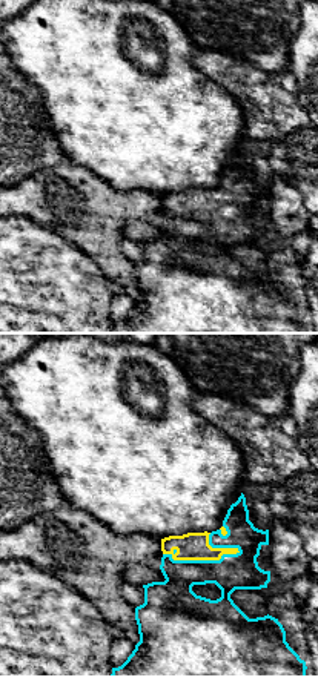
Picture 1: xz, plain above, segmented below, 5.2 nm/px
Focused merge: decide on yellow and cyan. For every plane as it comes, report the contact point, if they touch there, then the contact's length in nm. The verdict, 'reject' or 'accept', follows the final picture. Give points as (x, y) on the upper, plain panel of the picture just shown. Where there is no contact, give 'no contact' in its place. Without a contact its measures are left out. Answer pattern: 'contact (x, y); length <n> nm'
contact (202, 215); length 400 nm

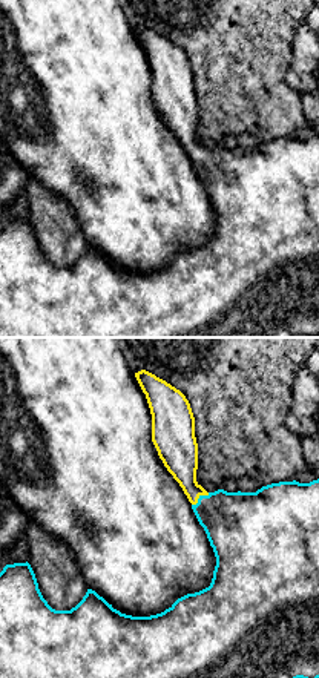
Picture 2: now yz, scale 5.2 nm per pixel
contact (198, 154); length 120 nm

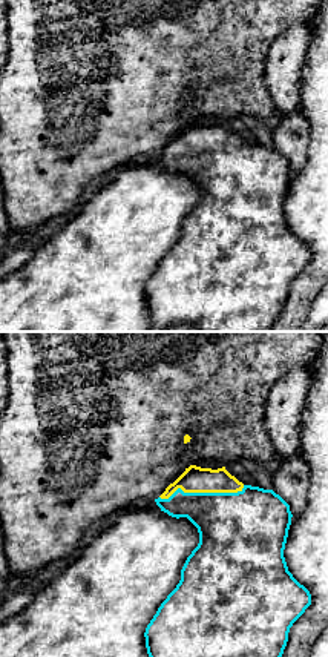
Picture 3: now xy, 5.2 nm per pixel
contact (201, 148); length 460 nm

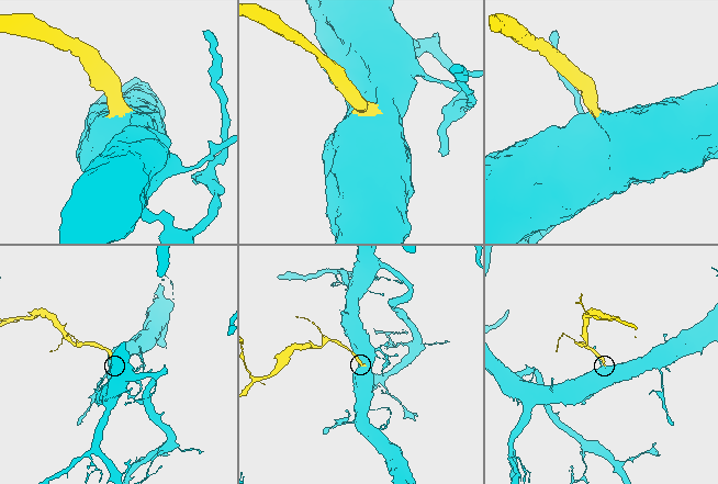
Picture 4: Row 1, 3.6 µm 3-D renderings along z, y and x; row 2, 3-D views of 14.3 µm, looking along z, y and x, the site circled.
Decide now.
accept

